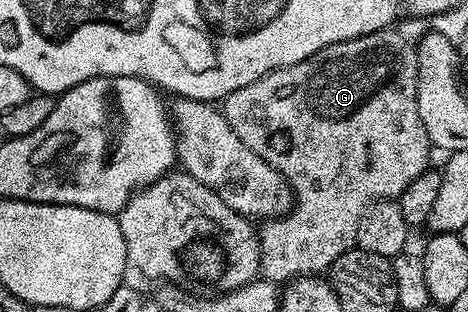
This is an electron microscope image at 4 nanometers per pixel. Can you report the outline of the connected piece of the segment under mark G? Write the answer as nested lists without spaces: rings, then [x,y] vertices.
[[[383,30],[373,32],[360,38],[352,38],[344,42],[336,42],[292,66],[284,66],[262,76],[256,82],[248,82],[248,86],[240,86],[240,90],[232,90],[226,99],[221,101],[220,111],[226,117],[228,126],[236,130],[240,142],[248,146],[264,162],[268,162],[278,170],[290,186],[290,191],[296,197],[296,203],[284,216],[270,218],[260,228],[258,235],[258,249],[261,250],[260,276],[263,280],[269,280],[271,284],[279,286],[296,280],[300,276],[313,276],[325,273],[340,258],[340,254],[351,251],[358,243],[358,227],[362,221],[362,215],[371,204],[379,200],[397,201],[402,191],[422,173],[431,167],[430,152],[432,145],[428,138],[428,130],[424,130],[424,122],[420,122],[420,106],[416,102],[416,90],[418,89],[418,54],[415,45],[398,30]]]

